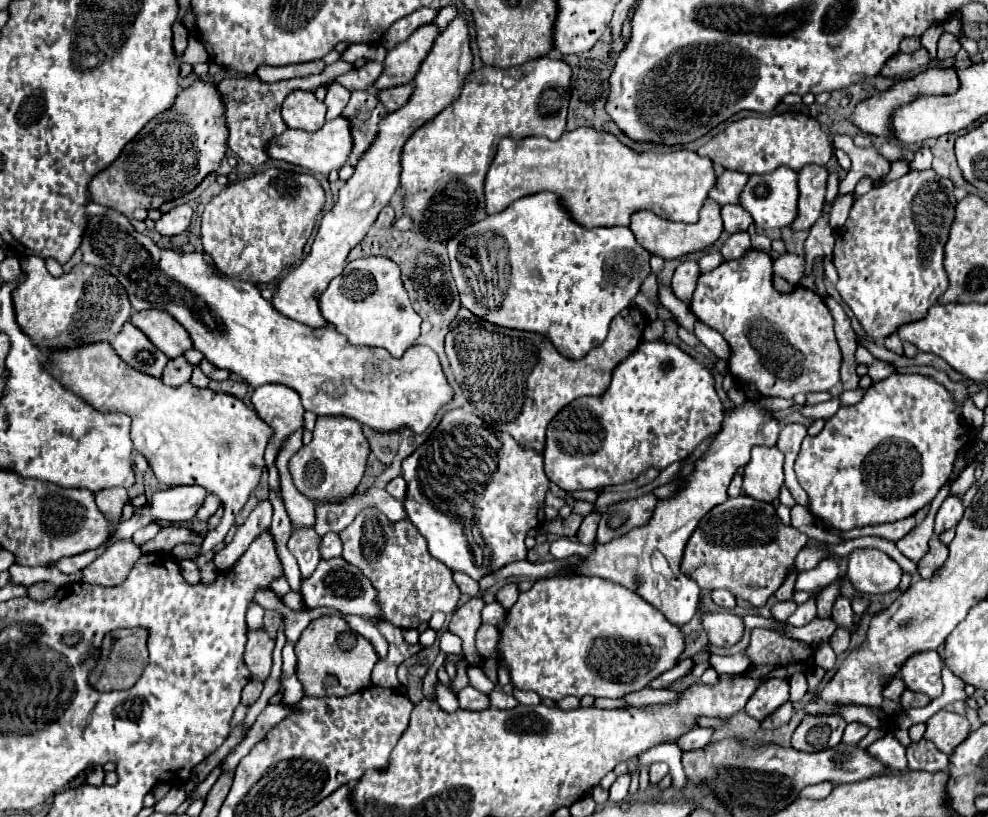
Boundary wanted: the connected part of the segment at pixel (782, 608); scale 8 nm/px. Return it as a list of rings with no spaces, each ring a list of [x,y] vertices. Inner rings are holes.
[[[786,600],[786,602],[776,602],[770,612],[772,612],[772,618],[776,618],[778,622],[786,622],[788,616],[790,616],[794,610],[796,610],[796,604],[790,602],[790,600]]]

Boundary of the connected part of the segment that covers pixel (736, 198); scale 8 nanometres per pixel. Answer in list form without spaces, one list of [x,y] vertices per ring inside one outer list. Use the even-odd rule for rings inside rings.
[[[726,170],[720,176],[720,182],[712,188],[710,198],[716,200],[720,206],[724,204],[740,204],[740,194],[748,182],[748,174]]]

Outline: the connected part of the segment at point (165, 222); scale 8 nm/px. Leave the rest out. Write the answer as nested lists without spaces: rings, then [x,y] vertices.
[[[180,204],[156,220],[156,230],[164,236],[176,236],[190,226],[190,220],[192,208],[188,204]]]

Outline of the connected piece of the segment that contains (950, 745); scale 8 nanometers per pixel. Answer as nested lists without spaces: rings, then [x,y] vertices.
[[[940,710],[932,718],[928,718],[924,738],[934,742],[940,752],[950,756],[954,748],[968,738],[968,734],[970,734],[970,722],[966,716]]]

